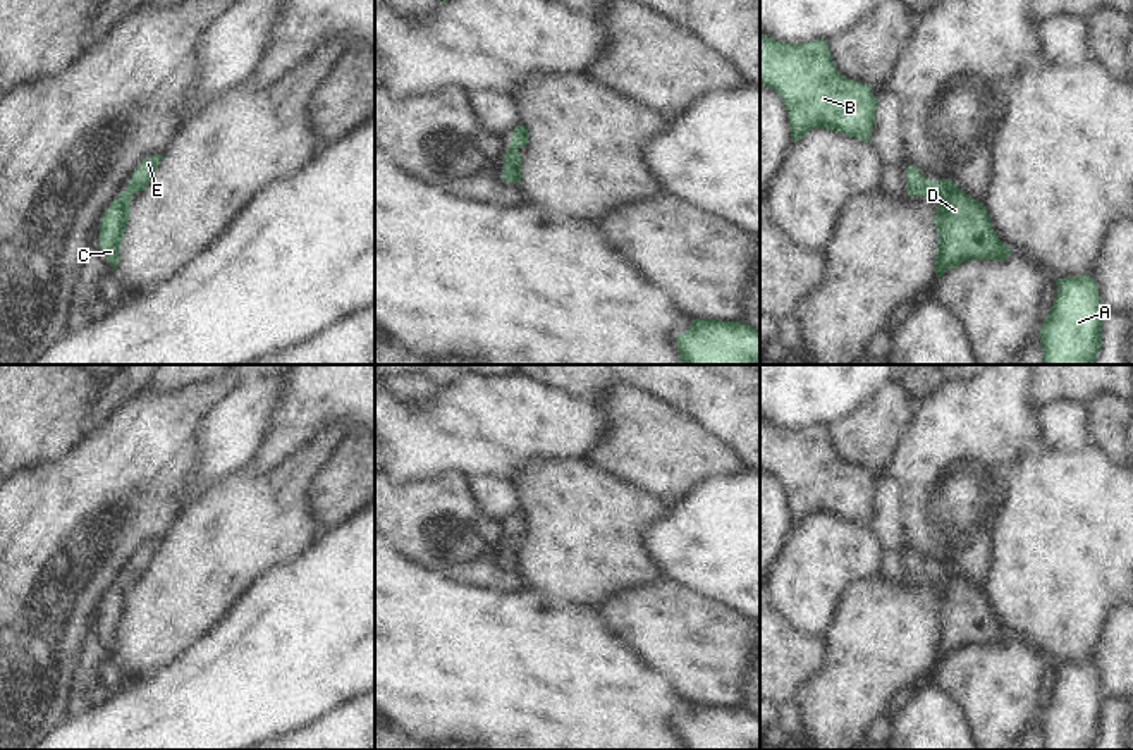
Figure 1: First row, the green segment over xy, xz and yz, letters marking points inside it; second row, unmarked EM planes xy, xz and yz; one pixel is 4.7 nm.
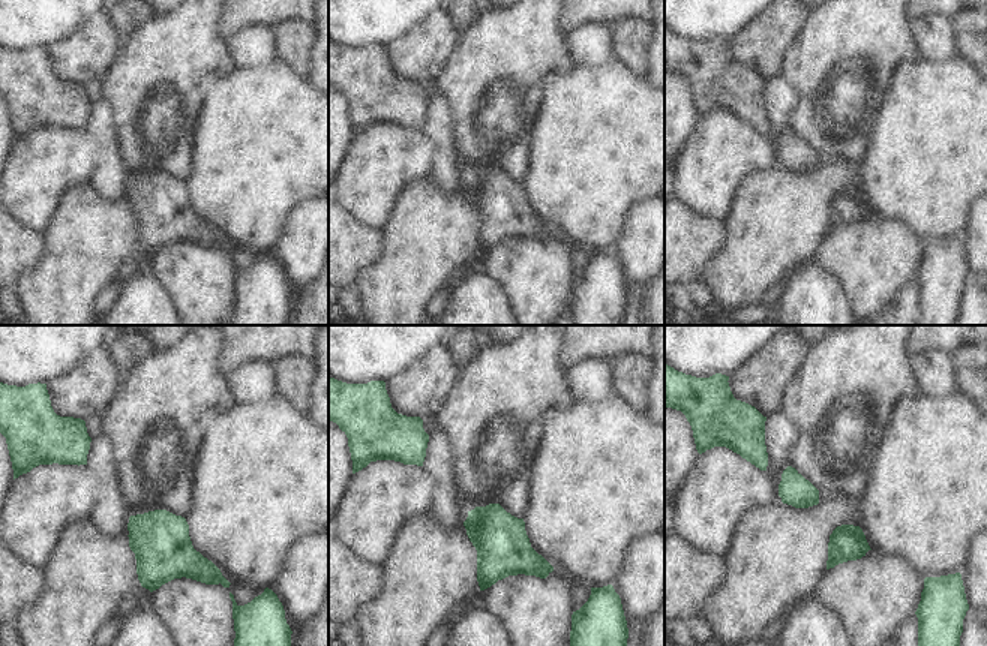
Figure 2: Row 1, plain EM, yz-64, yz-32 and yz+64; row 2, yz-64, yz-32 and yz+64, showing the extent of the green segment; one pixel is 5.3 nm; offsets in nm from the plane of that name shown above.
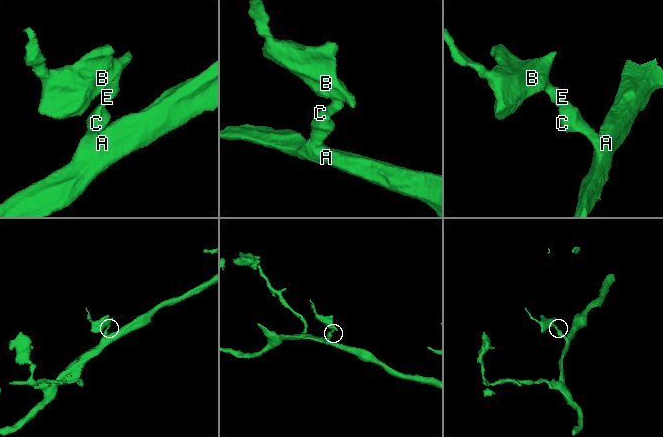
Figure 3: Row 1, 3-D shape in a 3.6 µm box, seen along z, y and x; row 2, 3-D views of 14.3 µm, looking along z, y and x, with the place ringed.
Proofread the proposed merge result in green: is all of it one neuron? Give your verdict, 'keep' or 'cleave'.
keep

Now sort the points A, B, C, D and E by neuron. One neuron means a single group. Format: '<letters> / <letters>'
A B C D E

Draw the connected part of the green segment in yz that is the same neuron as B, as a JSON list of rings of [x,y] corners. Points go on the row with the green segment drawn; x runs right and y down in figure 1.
[[[760,33],[760,84],[781,96],[793,143],[811,129],[868,143],[879,101],[870,84],[836,71],[827,41],[781,43]]]

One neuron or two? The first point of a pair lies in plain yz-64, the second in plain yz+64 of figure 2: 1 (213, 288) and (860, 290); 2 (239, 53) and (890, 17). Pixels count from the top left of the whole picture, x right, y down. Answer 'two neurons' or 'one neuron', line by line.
1: one neuron
2: two neurons

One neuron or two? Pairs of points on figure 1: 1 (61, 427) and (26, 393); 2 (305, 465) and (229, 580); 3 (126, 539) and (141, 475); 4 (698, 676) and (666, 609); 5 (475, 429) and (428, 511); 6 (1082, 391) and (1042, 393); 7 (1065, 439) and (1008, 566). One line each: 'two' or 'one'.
1: one
2: one
3: one
4: one
5: two
6: one
7: two

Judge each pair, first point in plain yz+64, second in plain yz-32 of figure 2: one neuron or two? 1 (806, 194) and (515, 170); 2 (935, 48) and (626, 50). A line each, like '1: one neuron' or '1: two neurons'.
1: two neurons
2: two neurons

